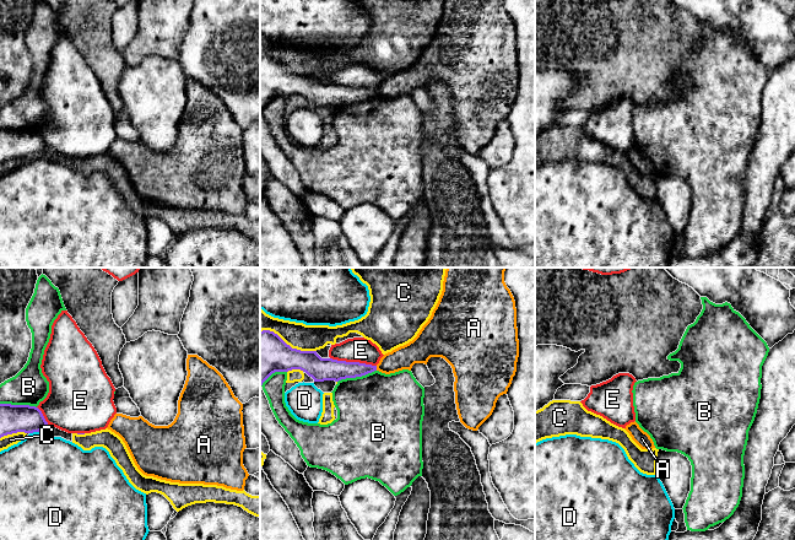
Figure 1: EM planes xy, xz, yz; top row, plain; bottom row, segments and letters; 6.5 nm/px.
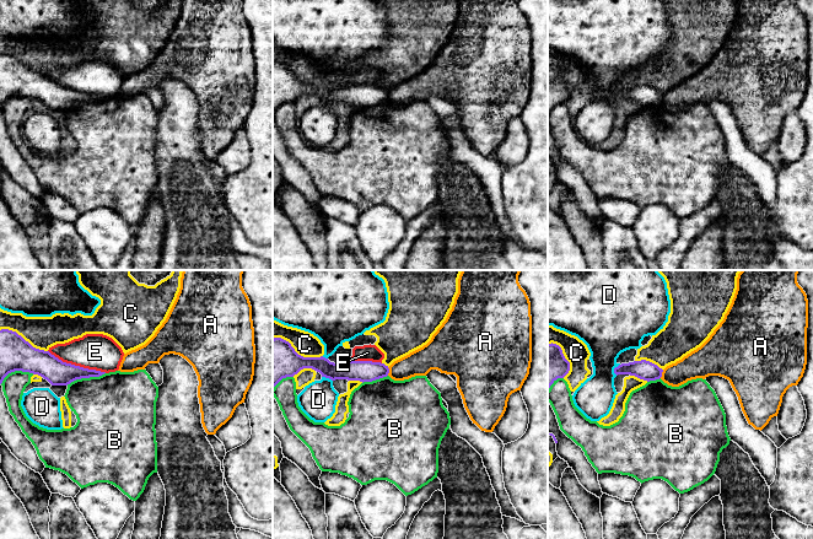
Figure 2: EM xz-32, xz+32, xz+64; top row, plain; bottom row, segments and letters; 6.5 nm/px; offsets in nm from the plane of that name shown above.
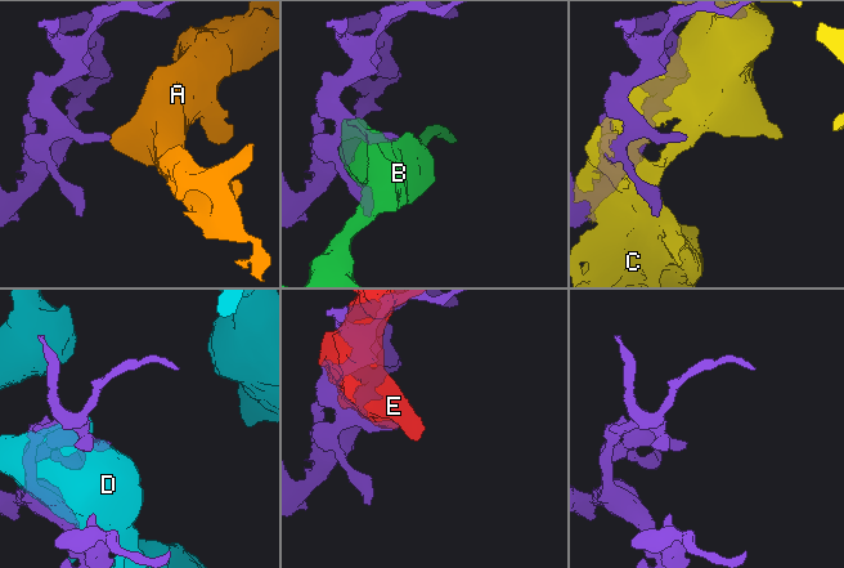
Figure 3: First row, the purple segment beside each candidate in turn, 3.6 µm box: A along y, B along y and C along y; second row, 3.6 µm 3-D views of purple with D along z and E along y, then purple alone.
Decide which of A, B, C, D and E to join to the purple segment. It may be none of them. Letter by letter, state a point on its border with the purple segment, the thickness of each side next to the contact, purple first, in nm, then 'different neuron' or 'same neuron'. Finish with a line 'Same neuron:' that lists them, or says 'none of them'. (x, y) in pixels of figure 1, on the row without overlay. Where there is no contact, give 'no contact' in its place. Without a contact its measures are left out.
A: meets purple in xz at (376, 93); 130 nm thick on the purple side, 160 nm on the other; different neuron
B: meets purple in xz at (356, 101); 150 nm thick on the purple side, 460 nm on the other; different neuron
C: meets purple in xz at (288, 70); 300 nm thick on the purple side, 180 nm on the other; different neuron
D: meets purple in xy at (34, 156); 180 nm thick on the purple side, 440 nm on the other; different neuron
E: meets purple in xz at (353, 87); 150 nm thick on the purple side, 160 nm on the other; different neuron
Same neuron: none of them

